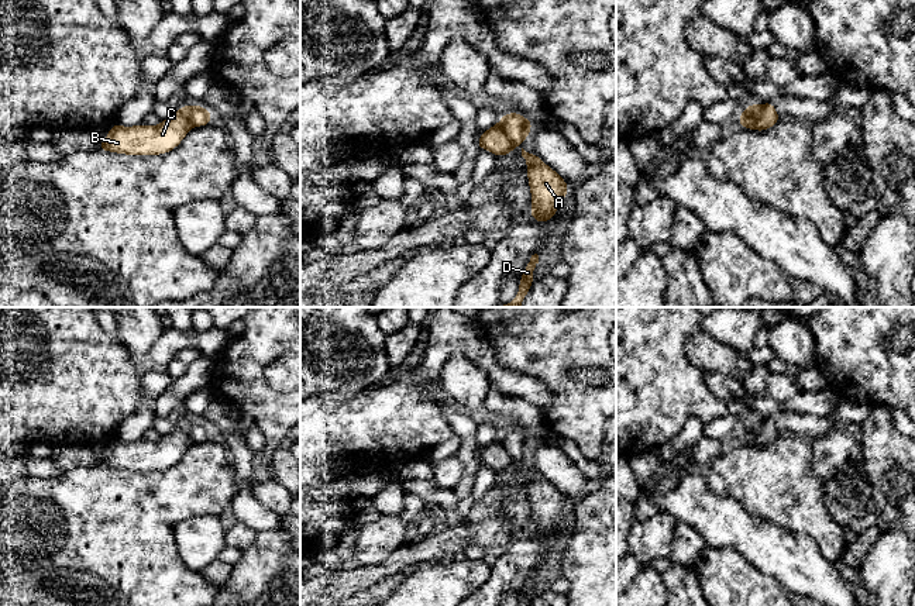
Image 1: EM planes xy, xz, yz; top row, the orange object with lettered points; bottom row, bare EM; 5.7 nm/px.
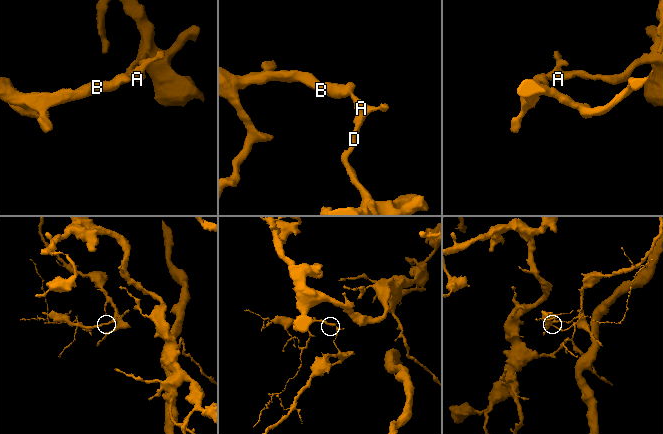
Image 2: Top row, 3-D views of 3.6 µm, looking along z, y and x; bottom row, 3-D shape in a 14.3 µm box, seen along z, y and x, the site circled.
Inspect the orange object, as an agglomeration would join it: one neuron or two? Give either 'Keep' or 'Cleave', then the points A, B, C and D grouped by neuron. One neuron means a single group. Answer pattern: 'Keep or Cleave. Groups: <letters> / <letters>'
Cleave. Groups: A D / B C

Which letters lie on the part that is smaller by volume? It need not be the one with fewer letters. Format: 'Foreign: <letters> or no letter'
Foreign: B, C

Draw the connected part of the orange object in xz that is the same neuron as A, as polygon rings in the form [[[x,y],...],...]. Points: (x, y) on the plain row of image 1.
[[[522,464],[522,472],[527,479],[527,495],[532,510],[532,528],[539,538],[550,537],[561,517],[567,512],[568,499],[534,468],[529,469]]]

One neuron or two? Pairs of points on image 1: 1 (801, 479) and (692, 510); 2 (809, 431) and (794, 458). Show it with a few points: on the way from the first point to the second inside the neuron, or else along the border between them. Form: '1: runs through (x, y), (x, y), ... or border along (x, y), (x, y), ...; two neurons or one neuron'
1: border along (705, 479), (714, 493), (733, 498), (759, 519); two neurons
2: border along (780, 433), (798, 434), (811, 440); two neurons

